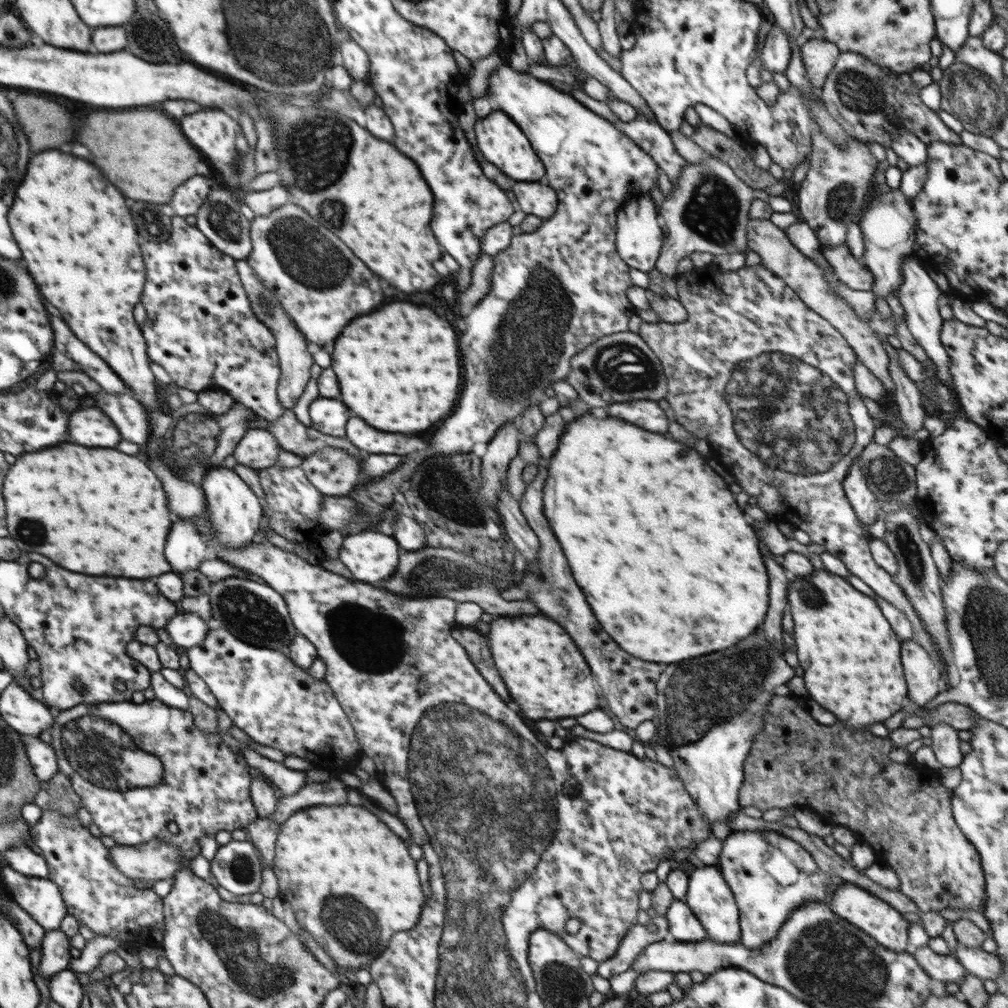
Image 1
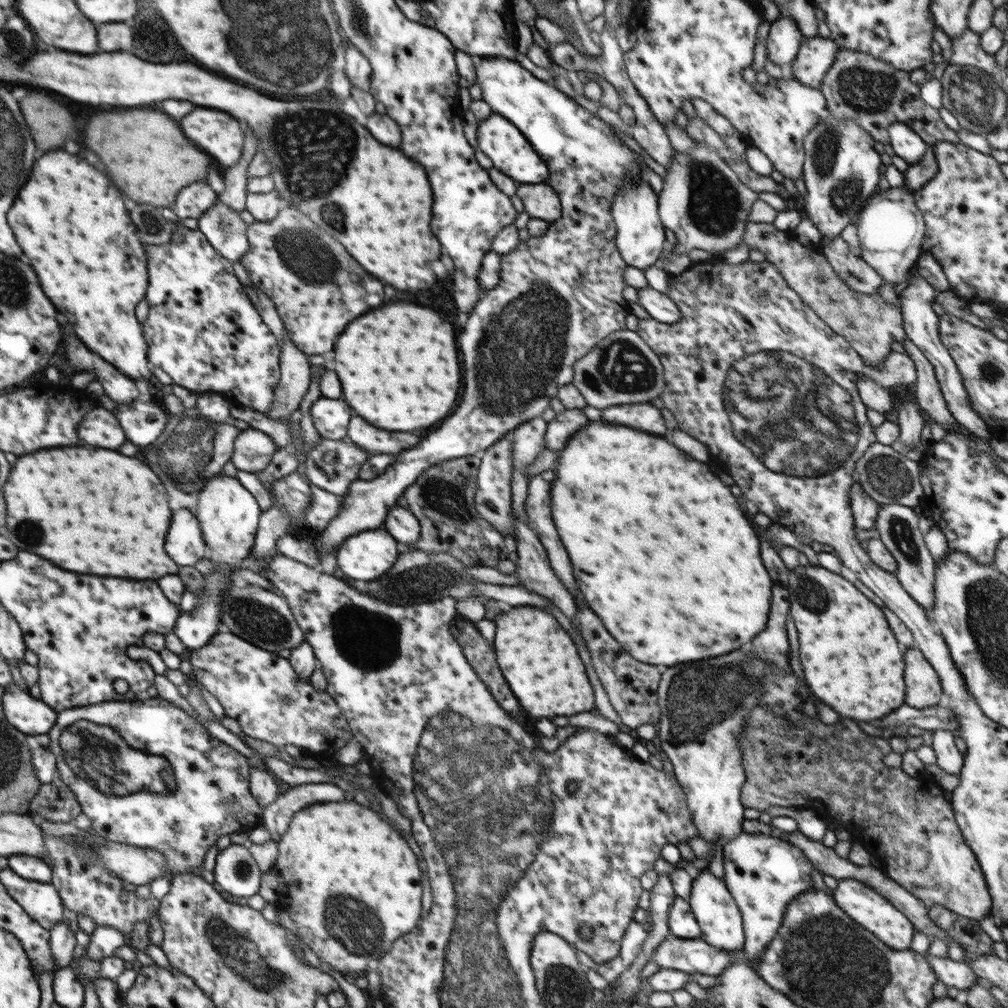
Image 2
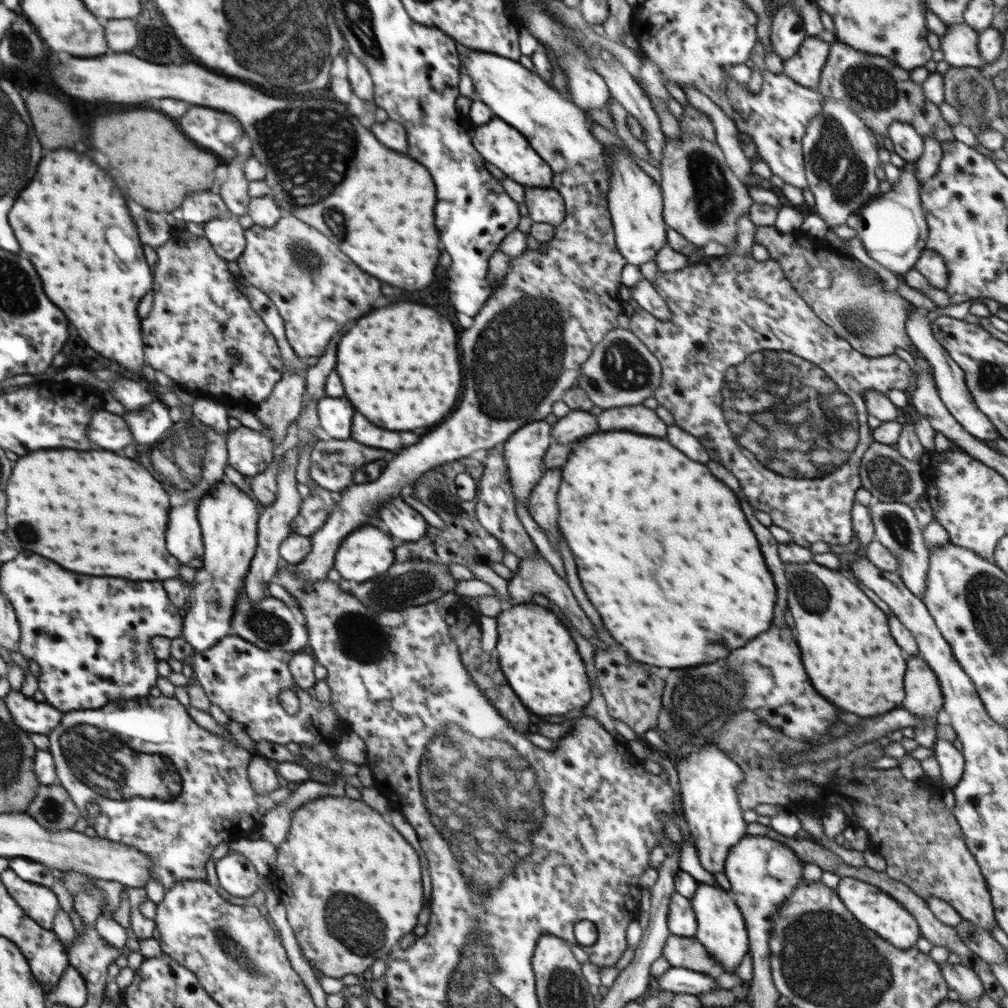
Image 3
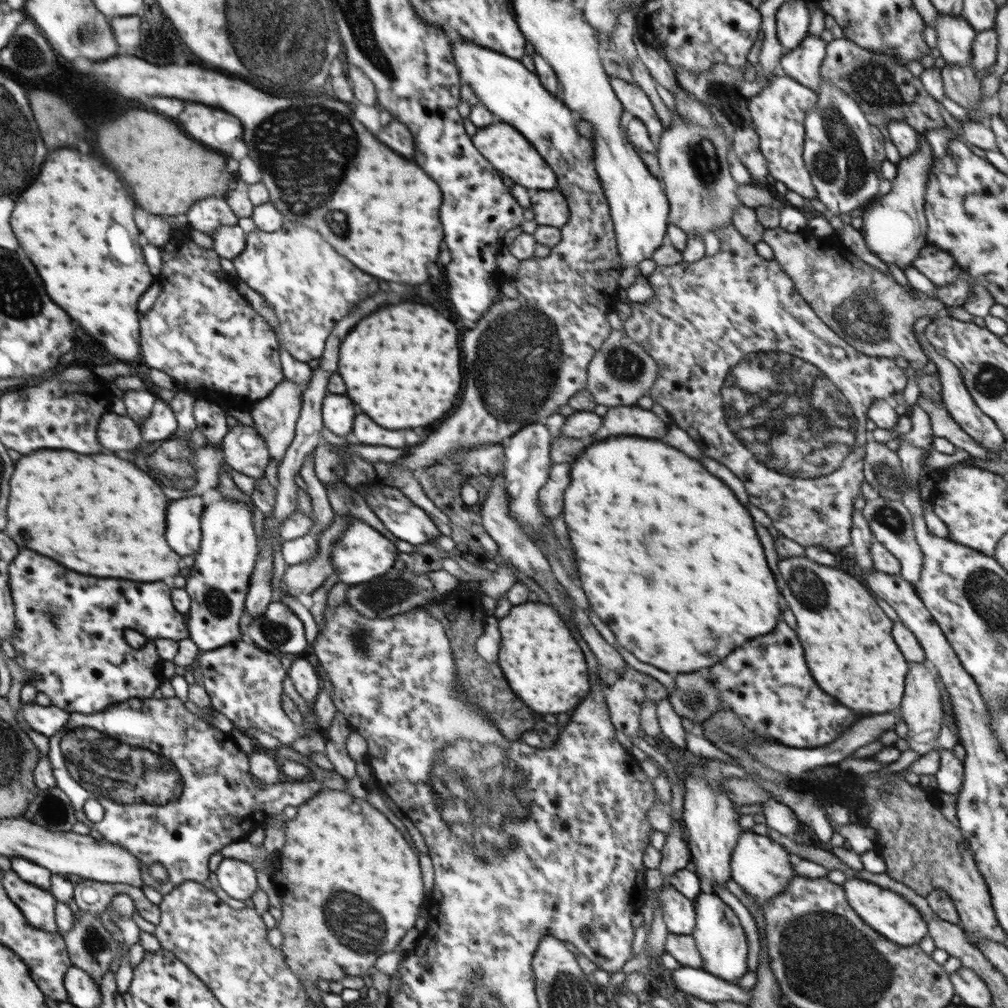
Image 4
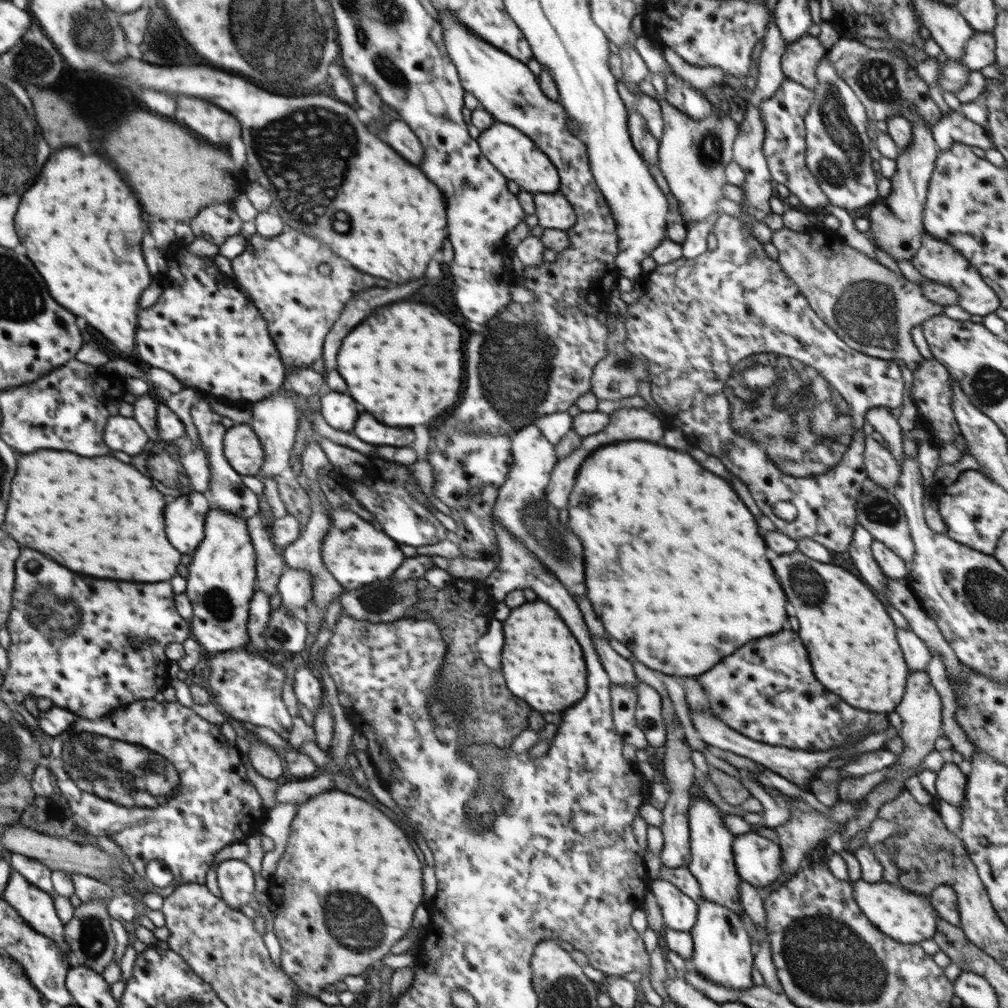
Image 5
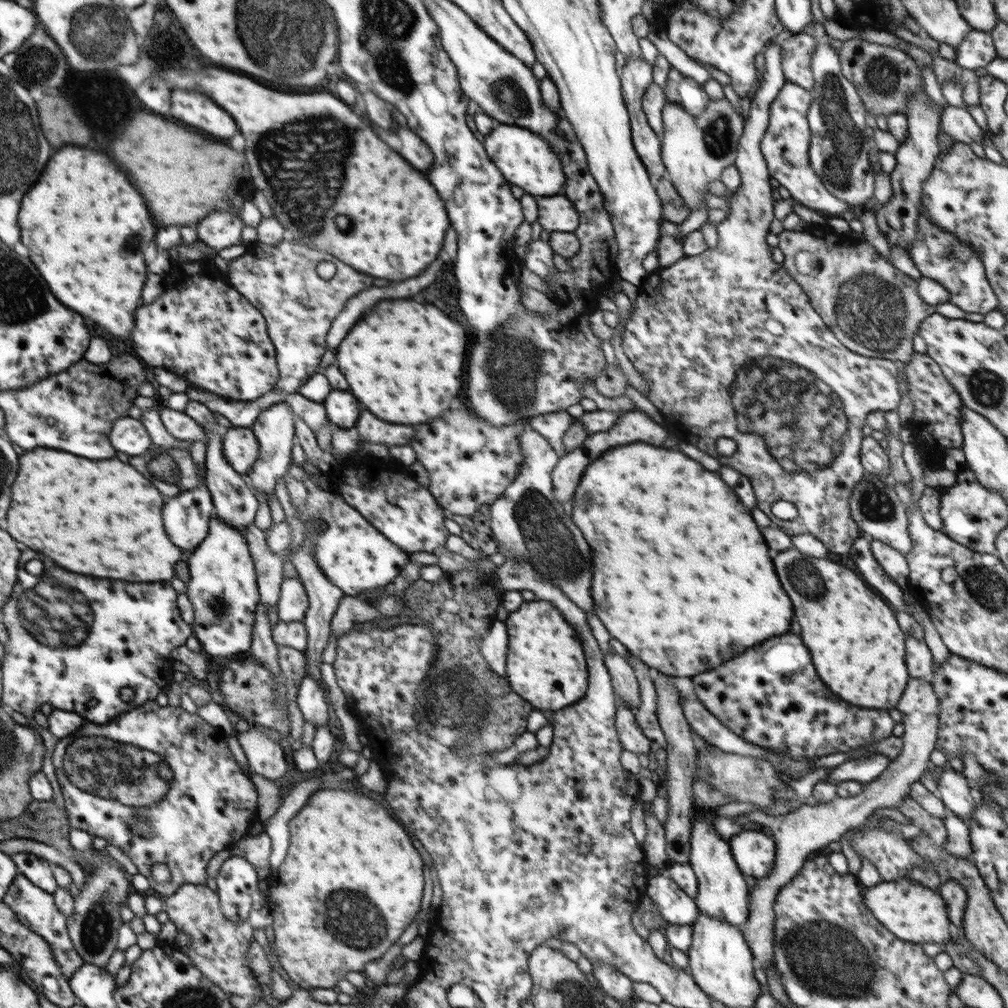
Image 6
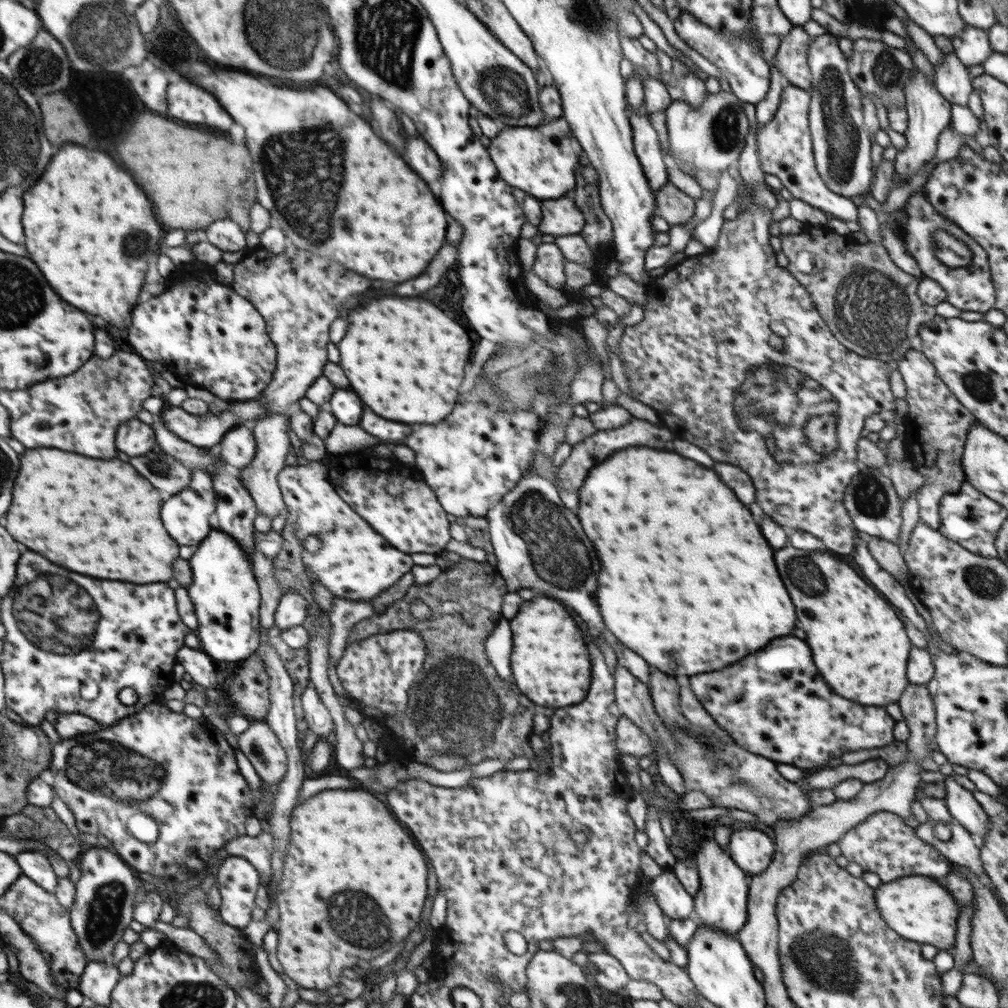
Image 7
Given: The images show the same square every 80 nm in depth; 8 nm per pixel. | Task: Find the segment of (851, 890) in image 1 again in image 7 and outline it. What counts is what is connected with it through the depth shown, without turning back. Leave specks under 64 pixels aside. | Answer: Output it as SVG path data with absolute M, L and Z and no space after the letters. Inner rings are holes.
M923 875L906 876L890 883L883 883L875 890L876 904L888 926L906 940L921 944L930 944L939 950L955 947L956 923L961 910L955 896L944 888L942 881Z

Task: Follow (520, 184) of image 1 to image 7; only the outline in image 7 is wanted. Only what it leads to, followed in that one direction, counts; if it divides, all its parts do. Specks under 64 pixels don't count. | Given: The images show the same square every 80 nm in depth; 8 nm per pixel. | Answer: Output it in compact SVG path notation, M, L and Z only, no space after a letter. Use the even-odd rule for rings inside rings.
M569 195L541 201L543 214L539 231L552 236L566 236L578 234L584 228L585 218L577 207L574 198Z

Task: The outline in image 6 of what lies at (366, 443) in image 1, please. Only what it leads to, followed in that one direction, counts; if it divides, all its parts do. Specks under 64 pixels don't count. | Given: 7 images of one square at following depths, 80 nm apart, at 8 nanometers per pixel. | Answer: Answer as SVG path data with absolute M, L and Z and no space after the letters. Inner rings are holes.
M368 410L360 414L360 420L355 427L365 442L374 442L374 444L404 446L414 436L414 428L400 426L400 424L388 424L372 416Z

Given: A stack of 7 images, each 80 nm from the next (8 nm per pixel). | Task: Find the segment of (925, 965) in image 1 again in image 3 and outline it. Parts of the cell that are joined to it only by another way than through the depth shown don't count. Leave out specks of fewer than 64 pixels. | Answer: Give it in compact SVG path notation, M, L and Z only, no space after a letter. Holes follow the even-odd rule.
M942 962L939 966L949 988L965 996L968 1005L973 1006L985 994L984 983L971 968L949 962Z

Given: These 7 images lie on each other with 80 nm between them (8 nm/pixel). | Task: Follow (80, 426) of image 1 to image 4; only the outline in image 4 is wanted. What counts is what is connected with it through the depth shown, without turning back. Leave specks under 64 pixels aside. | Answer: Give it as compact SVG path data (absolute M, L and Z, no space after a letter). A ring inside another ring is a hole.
M104 414L98 428L98 440L108 450L134 450L142 444L140 430L128 415Z

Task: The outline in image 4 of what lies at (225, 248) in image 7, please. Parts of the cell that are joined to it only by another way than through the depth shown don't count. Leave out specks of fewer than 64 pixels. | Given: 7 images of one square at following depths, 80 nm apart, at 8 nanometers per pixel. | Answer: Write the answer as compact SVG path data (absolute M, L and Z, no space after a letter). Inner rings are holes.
M204 198L196 202L181 220L189 228L210 235L221 226L237 225L238 219L225 198Z

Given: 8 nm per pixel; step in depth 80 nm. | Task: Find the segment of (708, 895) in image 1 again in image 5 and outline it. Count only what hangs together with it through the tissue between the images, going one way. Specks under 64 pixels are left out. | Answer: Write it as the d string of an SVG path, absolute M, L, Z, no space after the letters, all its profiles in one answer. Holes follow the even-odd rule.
M710 900L698 904L698 914L689 934L693 939L694 953L691 956L696 972L711 984L730 990L748 990L752 983L752 966L755 951L751 948L747 928L738 914Z

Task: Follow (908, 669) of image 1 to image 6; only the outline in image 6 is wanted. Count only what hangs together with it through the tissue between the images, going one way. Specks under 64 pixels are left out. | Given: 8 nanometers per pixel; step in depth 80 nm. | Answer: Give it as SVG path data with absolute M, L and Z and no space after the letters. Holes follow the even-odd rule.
M909 678L906 690L902 693L895 706L902 713L902 724L905 731L902 736L903 749L894 761L890 761L888 768L873 782L865 783L863 789L851 797L836 797L828 804L801 805L800 808L790 811L783 816L769 816L761 810L746 812L750 822L761 824L770 829L774 836L776 848L774 868L768 876L757 880L754 887L749 889L749 915L742 930L748 949L760 966L768 968L775 966L774 934L775 912L773 909L775 896L786 884L798 875L801 866L815 852L831 842L840 841L842 835L866 823L874 811L881 808L894 809L902 805L909 796L910 785L918 782L926 770L931 766L930 754L936 748L939 729L939 698L932 688L930 679Z

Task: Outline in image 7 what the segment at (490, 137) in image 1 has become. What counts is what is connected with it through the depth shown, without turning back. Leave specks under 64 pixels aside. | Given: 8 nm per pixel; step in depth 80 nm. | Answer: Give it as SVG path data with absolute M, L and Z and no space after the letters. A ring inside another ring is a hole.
M563 116L549 120L540 128L508 126L504 132L499 132L491 139L487 149L504 182L541 200L556 199L572 193L576 186L574 168L579 166L578 162L585 160L578 156L582 146Z

